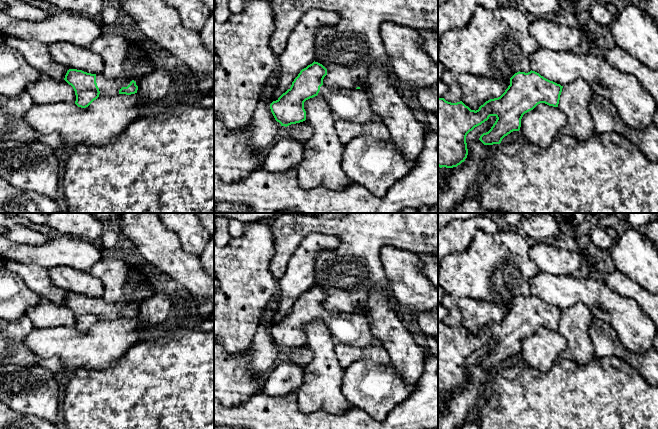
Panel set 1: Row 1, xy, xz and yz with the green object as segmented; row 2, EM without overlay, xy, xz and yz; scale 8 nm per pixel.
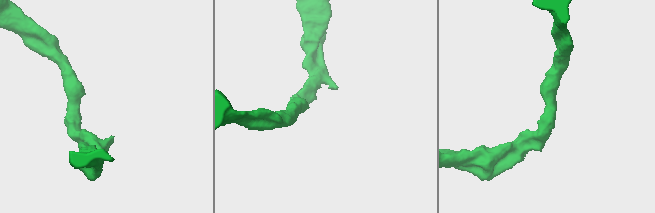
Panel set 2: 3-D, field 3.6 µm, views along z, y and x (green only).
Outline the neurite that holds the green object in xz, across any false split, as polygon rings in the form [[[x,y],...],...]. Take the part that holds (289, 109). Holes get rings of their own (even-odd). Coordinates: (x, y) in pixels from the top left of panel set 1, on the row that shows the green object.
[[[315,61],[302,69],[291,87],[270,104],[275,120],[285,127],[305,121],[304,102],[319,95],[327,103],[335,122],[381,121],[381,118],[372,112],[364,89],[331,89],[323,84],[326,75],[327,69]]]

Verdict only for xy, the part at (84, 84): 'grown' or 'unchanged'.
grown

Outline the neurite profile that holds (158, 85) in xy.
[[[159,62],[152,73],[139,79],[137,94],[145,104],[168,99],[176,83],[172,67],[166,62]]]

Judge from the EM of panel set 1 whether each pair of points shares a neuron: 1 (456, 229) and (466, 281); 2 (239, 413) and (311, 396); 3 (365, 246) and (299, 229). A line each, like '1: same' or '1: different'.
1: different
2: different
3: same

